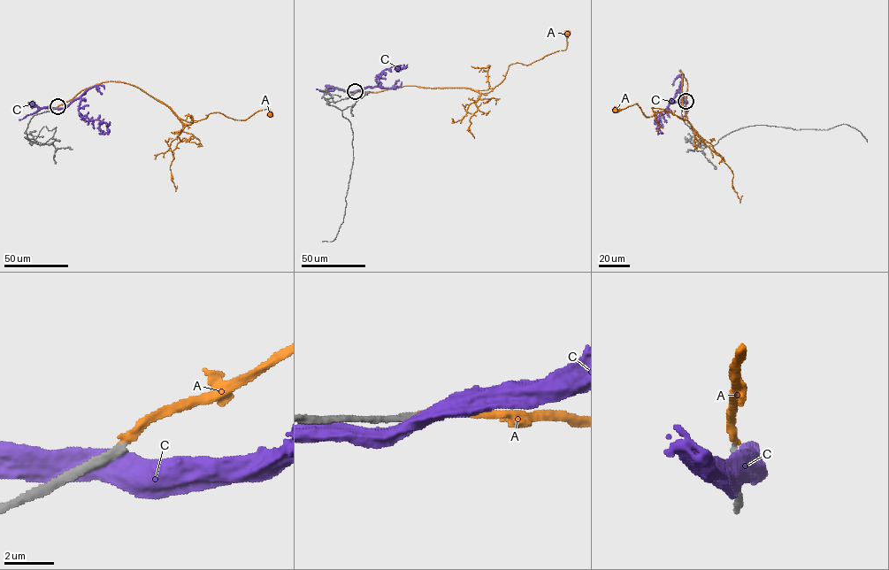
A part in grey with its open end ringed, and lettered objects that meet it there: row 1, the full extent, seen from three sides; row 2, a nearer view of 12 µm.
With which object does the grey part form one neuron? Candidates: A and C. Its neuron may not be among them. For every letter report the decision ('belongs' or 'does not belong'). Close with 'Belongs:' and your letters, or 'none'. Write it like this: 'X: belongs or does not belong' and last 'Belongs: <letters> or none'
A: does not belong
C: does not belong
Belongs: none

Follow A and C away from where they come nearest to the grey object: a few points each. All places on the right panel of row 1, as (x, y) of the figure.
A: (685, 101), (679, 70), (688, 122), (662, 109), (647, 117), (636, 103), (616, 110)
C: (685, 102), (678, 89), (665, 111), (655, 117), (659, 120), (658, 134)

